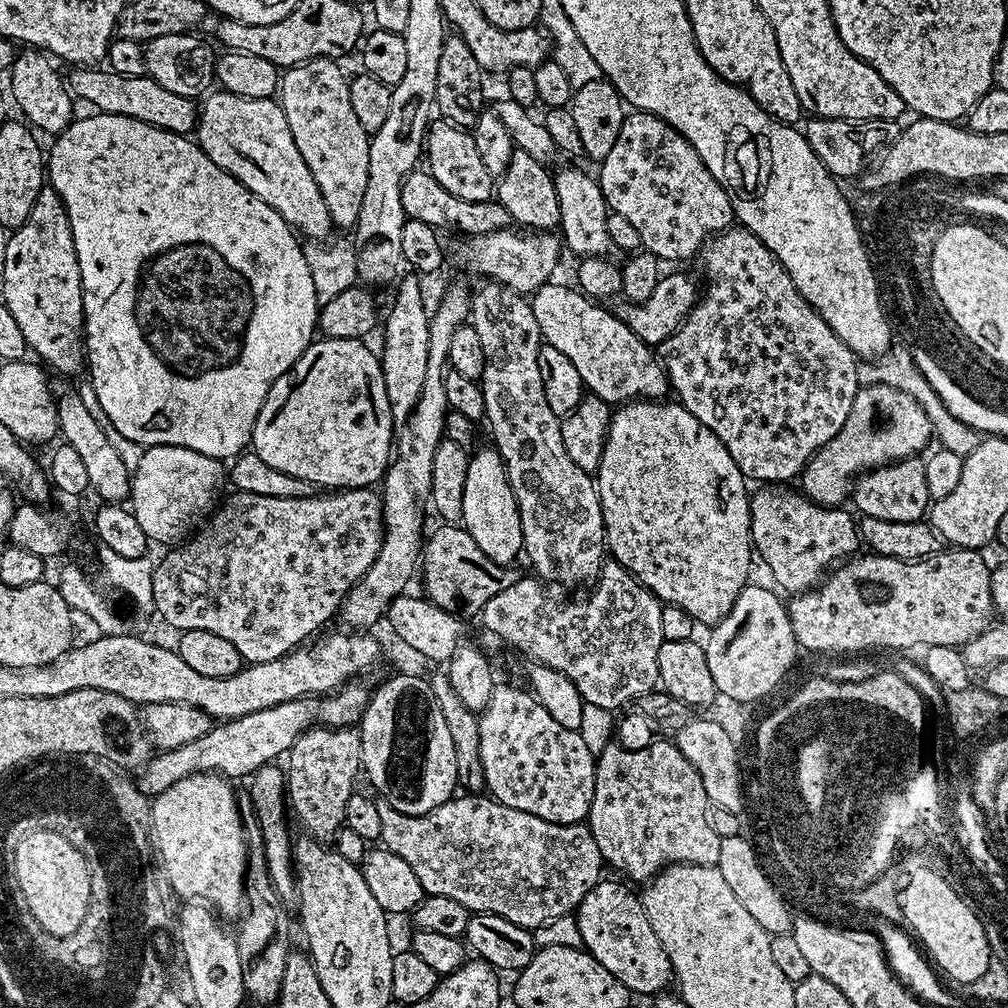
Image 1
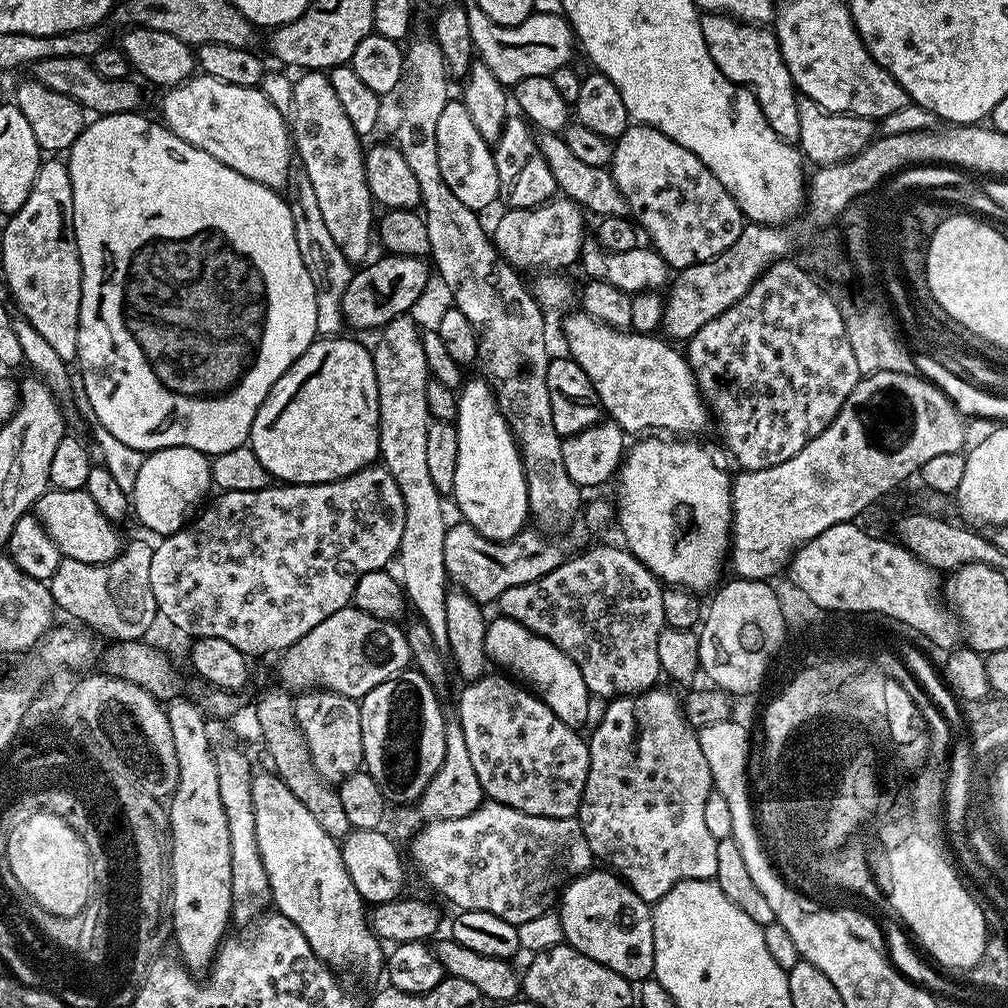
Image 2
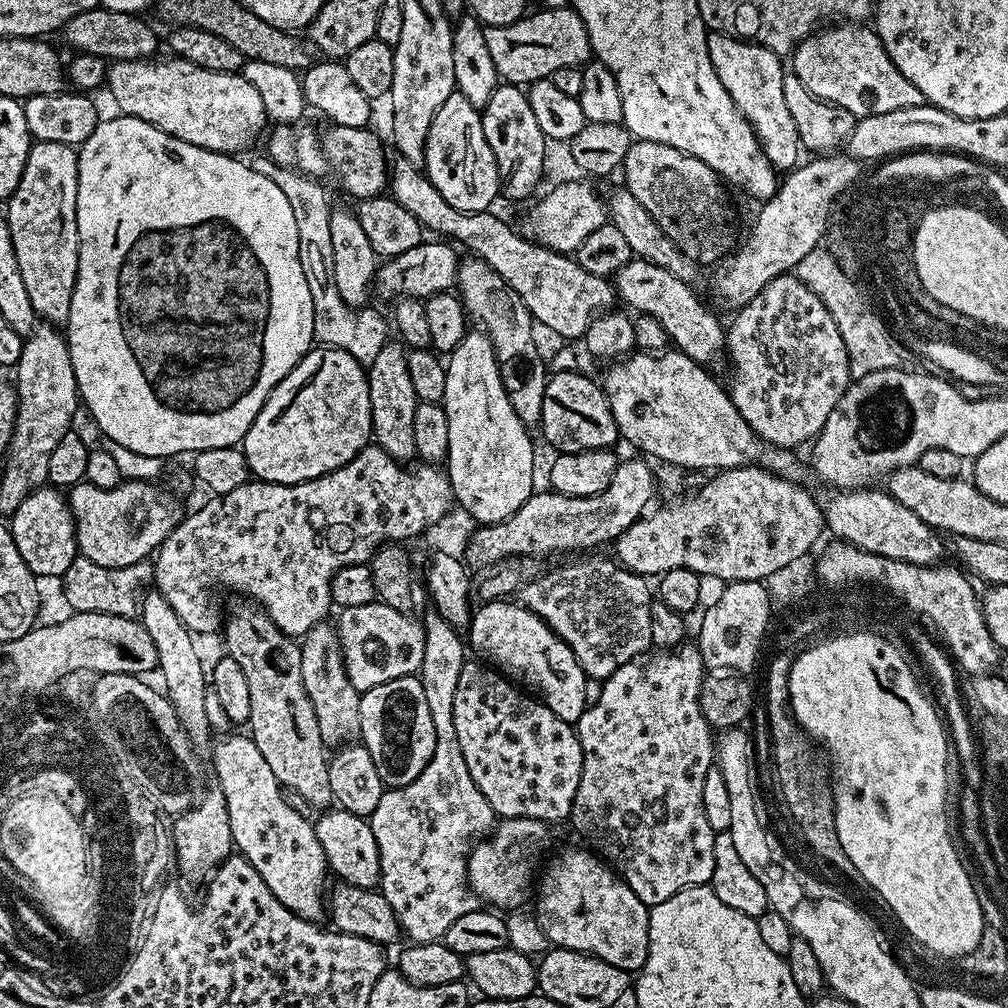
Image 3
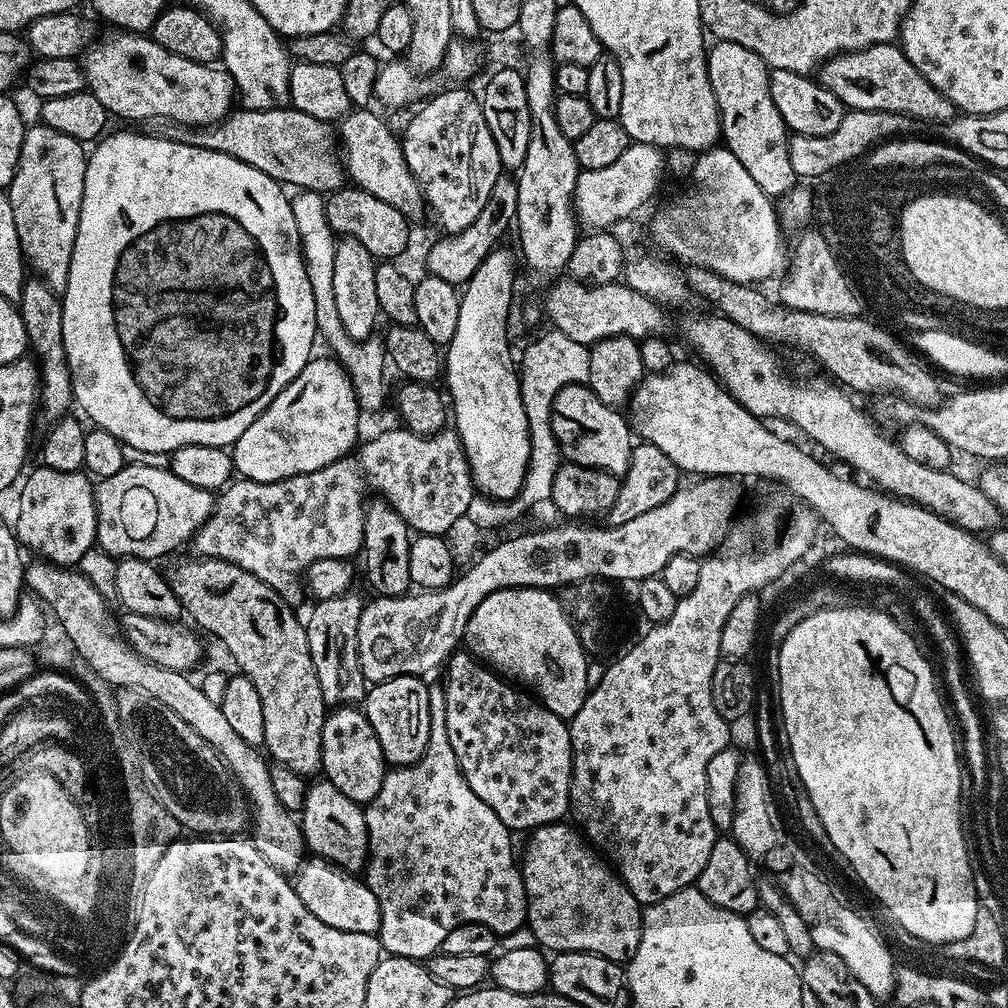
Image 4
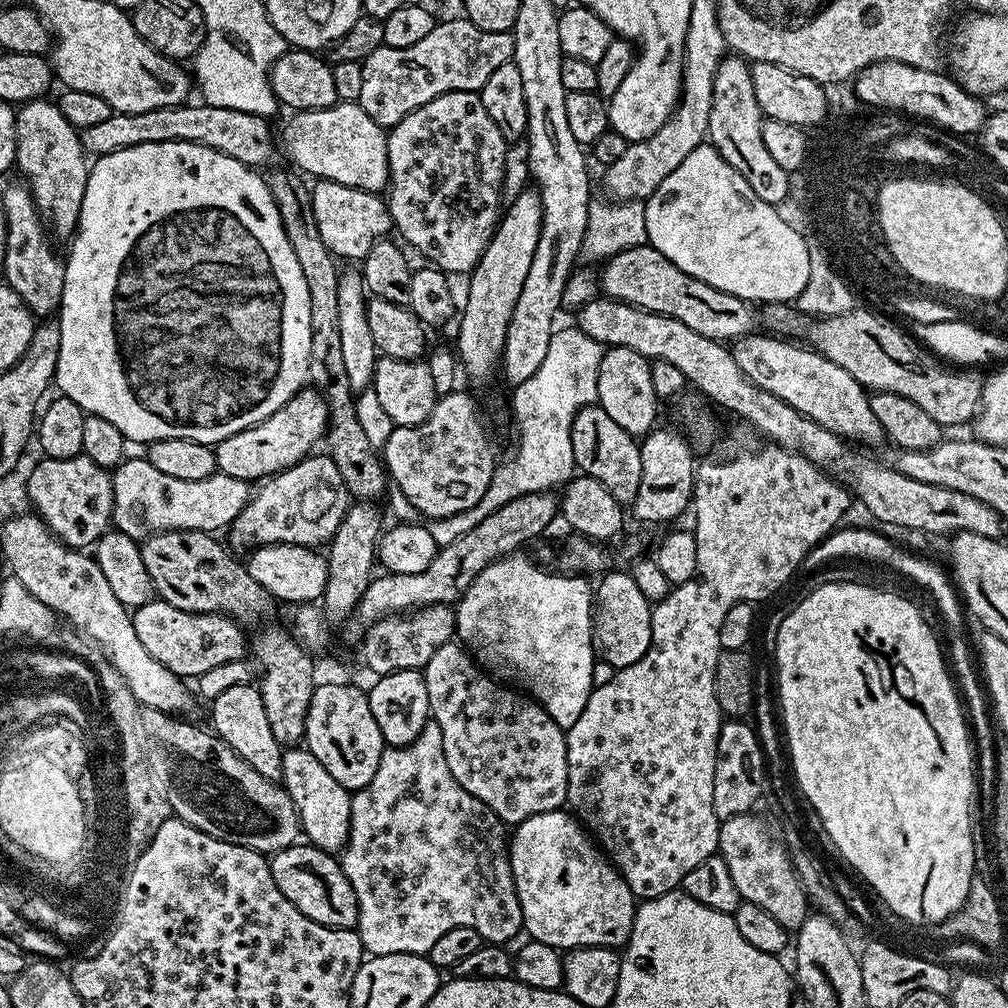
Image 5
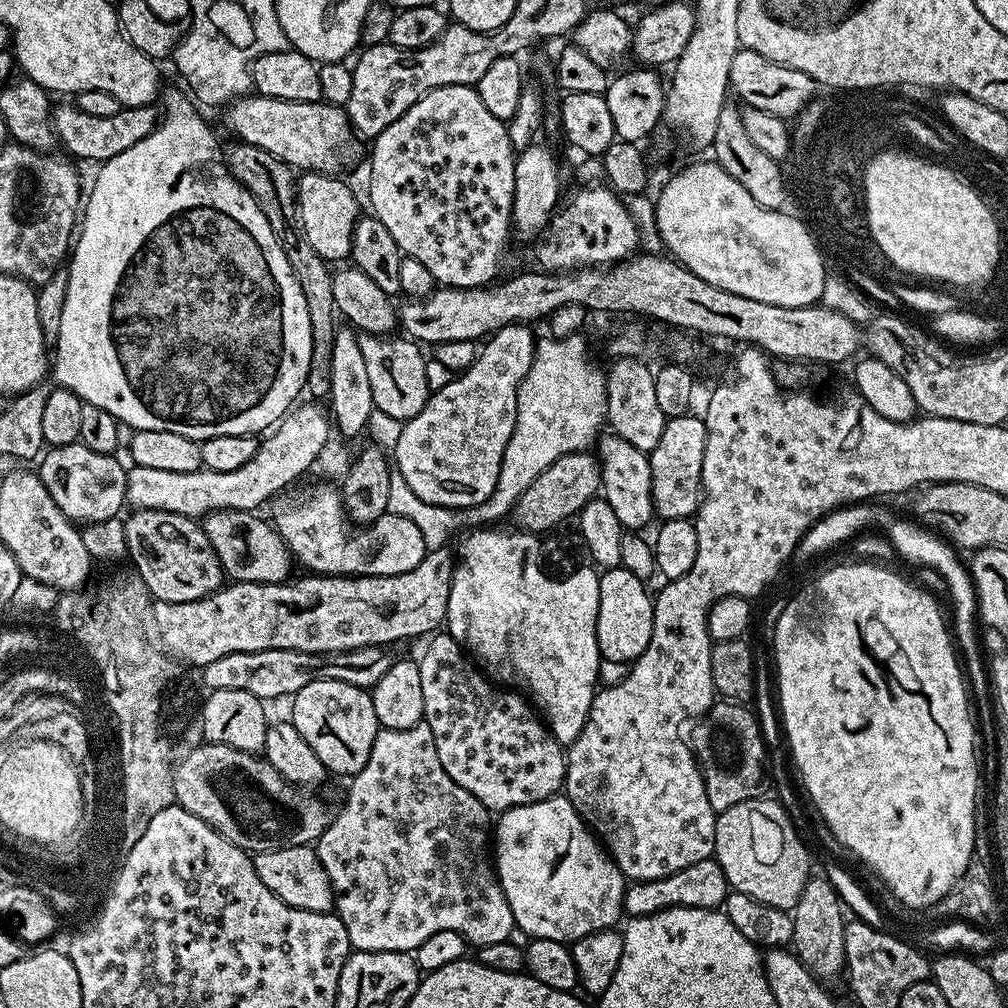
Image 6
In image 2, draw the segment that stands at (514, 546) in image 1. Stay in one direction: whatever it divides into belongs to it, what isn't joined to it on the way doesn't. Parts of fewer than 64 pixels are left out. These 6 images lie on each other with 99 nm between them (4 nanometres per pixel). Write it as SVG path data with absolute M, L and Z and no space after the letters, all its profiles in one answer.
M465 379L458 392L458 410L454 421L458 430L458 467L454 470L454 486L450 496L451 499L456 499L456 504L464 515L461 516L463 523L474 526L474 530L478 530L478 534L488 540L509 540L524 531L530 520L526 474L516 437L512 435L506 418L500 413L500 408L492 396L492 387L487 379L479 379Z

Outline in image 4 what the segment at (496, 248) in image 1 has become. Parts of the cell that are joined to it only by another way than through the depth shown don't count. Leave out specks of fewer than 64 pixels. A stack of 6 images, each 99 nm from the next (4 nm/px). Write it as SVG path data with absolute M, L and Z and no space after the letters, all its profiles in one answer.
M639 142L629 143L627 150L613 162L606 166L606 170L583 170L580 173L578 182L574 186L574 198L572 206L574 215L581 225L584 224L588 230L608 230L612 224L620 220L626 220L635 217L636 211L651 198L656 192L656 187L660 184L660 175L664 172L665 153L653 144L642 144Z

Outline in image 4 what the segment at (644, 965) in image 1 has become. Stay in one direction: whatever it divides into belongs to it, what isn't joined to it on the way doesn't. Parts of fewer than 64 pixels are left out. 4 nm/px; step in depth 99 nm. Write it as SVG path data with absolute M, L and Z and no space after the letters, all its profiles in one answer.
M571 823L544 824L531 836L522 875L528 899L526 924L536 935L537 945L552 954L593 952L615 964L627 965L638 950L644 921L634 894Z

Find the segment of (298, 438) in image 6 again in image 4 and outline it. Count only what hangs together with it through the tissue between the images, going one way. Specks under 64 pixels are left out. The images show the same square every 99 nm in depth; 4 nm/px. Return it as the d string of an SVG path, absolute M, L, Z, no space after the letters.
M125 463L124 468L94 484L96 544L113 558L133 556L153 562L189 543L210 518L213 493L182 482L168 468Z

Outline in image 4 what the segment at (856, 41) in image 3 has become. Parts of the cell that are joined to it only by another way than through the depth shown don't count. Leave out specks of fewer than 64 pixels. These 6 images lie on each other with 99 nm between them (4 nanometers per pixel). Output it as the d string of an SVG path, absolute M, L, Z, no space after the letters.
M895 43L875 44L857 52L844 52L840 56L831 56L818 69L818 82L830 90L851 110L886 110L902 112L913 121L929 120L933 126L945 124L957 115L958 109L930 84L906 58L904 51Z

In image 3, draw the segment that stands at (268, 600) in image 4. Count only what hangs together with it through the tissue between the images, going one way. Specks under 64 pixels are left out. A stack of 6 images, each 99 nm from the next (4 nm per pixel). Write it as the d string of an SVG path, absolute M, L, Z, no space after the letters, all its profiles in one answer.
M252 602L240 603L244 604L234 605L232 613L229 616L227 613L226 619L222 624L222 637L224 636L224 644L228 647L225 648L227 655L232 656L234 662L238 662L238 666L242 666L242 674L246 674L246 682L250 686L250 718L248 719L247 727L250 729L252 741L258 746L258 750L262 753L262 758L266 758L266 763L268 763L270 770L274 773L274 778L278 778L281 788L298 794L301 798L306 798L309 809L327 809L333 803L332 791L330 790L330 770L328 769L330 756L326 751L325 744L322 742L322 736L318 734L318 720L314 718L314 708L310 706L310 698L302 686L302 654L300 653L300 644L293 637L287 636L282 630L278 630L276 623L265 614L263 608Z

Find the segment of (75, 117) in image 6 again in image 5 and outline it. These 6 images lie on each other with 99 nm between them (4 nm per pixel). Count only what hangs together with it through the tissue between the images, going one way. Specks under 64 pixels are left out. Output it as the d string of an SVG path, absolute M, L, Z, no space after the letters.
M185 102L174 106L162 106L158 110L146 110L142 114L130 114L129 112L113 112L110 118L98 122L95 126L86 126L80 132L80 141L85 153L89 157L95 158L114 154L114 150L119 148L129 148L130 146L142 146L150 142L174 142L175 140L185 140L201 144L207 148L218 150L230 158L249 166L261 166L268 164L272 160L272 155L278 152L278 140L274 135L267 119L257 118L254 114L246 114L242 110L226 110L225 108L215 108L203 102Z

